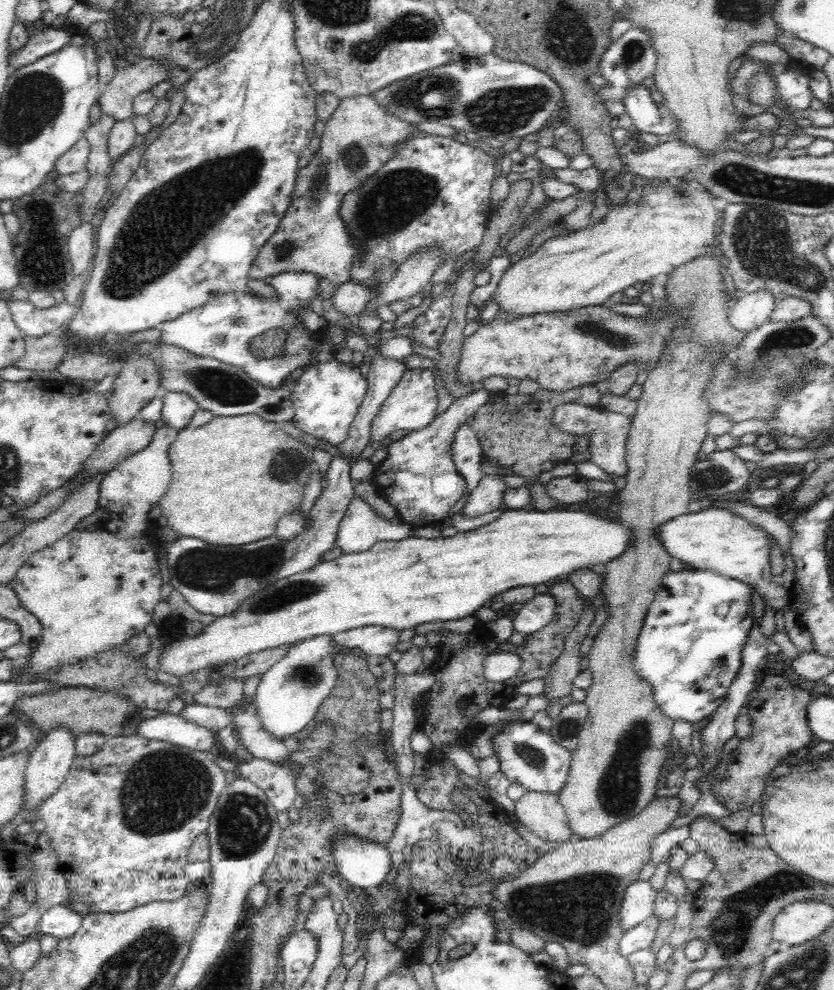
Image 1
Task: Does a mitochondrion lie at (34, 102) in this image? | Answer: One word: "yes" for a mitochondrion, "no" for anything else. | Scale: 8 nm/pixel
yes

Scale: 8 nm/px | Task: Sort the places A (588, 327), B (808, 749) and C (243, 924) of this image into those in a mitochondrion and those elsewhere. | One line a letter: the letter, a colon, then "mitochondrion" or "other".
A: mitochondrion
B: other
C: other

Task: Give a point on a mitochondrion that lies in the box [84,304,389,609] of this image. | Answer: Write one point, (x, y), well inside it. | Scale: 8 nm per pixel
(208, 569)

